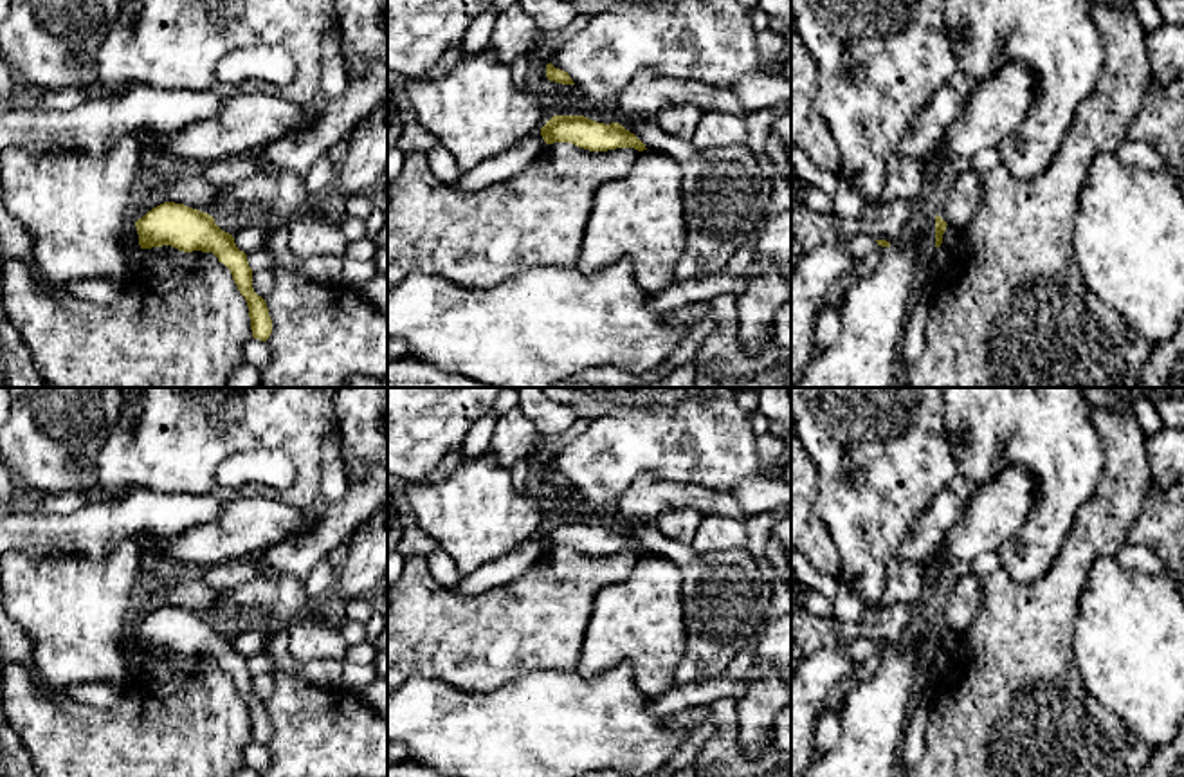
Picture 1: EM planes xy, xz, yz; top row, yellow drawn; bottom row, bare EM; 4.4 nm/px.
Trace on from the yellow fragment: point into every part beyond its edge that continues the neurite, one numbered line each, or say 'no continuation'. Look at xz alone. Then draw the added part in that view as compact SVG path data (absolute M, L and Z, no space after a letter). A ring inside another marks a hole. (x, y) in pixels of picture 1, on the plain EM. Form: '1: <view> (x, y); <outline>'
no continuation

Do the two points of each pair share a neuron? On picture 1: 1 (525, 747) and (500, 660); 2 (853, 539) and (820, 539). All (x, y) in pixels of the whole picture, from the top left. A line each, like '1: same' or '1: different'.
1: different
2: different

